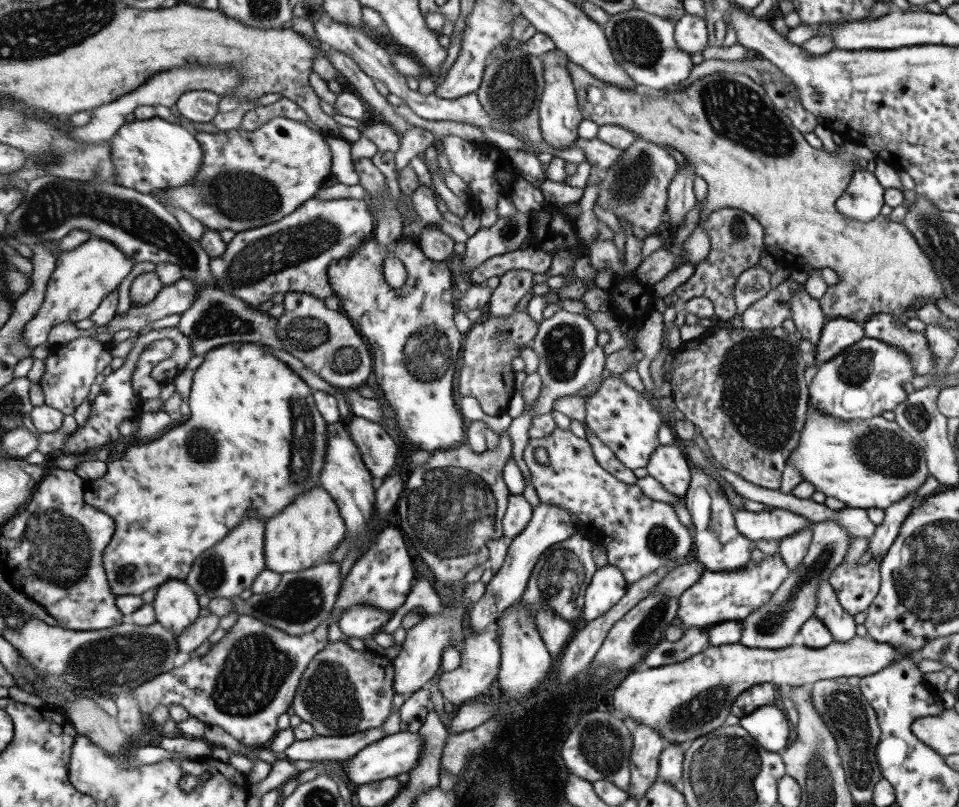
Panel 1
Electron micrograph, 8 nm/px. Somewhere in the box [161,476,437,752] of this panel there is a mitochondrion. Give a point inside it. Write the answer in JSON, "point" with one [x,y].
{"point":[254,668]}

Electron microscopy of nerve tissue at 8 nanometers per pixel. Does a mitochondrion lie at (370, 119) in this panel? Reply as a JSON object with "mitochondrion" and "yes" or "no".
{"mitochondrion":"no"}

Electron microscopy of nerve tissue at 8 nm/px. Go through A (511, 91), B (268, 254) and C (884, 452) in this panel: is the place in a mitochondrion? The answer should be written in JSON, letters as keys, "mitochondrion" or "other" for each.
{"A":"mitochondrion","B":"mitochondrion","C":"mitochondrion"}

